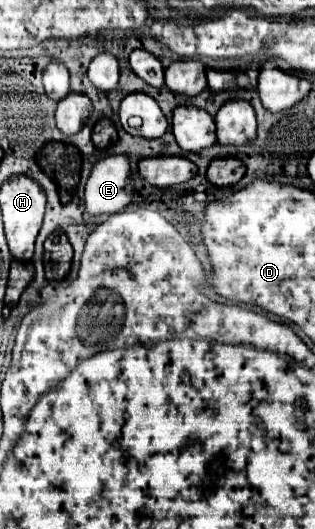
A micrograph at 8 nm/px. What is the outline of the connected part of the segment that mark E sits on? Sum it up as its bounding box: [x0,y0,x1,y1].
[84,155,132,217]

